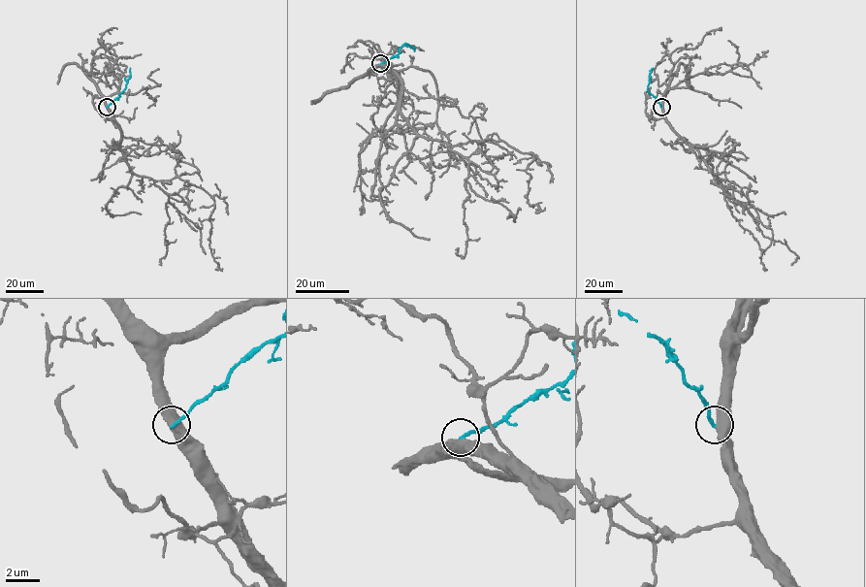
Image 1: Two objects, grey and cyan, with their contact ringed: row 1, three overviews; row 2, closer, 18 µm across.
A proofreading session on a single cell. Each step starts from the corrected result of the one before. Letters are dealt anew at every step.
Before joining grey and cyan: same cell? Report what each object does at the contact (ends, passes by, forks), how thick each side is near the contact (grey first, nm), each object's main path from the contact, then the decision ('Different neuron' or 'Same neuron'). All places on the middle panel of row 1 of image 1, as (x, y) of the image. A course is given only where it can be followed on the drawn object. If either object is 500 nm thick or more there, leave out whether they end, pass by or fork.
Thickness 550 nm (grey) against 200 nm. Course of grey: (380, 63), (400, 81), (400, 114), (419, 134), (449, 146), (504, 141), (531, 153), (527, 201), (545, 207). Course of cyan: (380, 63), (397, 54), (405, 44), (414, 47), (414, 50). Different neuron

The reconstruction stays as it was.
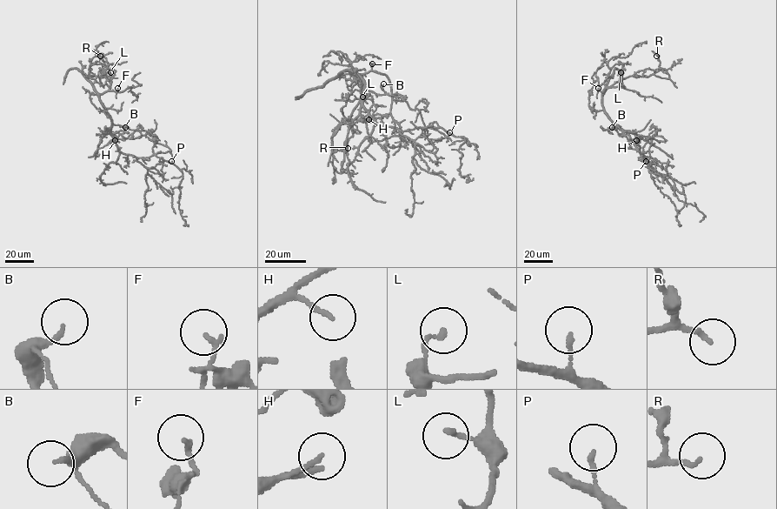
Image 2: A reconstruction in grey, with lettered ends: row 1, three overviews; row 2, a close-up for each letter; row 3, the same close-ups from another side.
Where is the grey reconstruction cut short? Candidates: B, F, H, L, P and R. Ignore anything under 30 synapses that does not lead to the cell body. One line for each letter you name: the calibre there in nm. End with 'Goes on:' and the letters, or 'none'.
Goes on: none

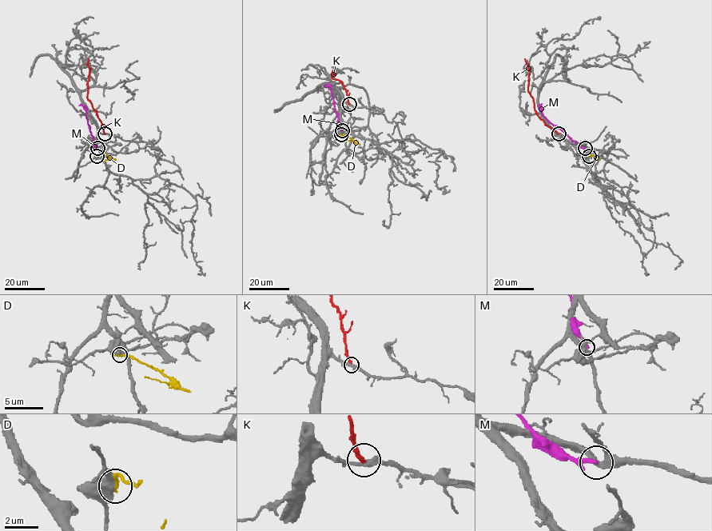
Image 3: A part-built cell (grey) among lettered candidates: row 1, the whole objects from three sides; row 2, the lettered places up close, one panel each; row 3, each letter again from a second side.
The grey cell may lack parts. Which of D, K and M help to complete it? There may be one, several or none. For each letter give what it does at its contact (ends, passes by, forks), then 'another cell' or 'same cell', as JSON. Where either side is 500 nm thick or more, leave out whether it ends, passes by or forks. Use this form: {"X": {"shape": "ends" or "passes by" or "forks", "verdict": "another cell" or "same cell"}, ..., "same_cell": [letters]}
{"D": {"verdict": "another cell"}, "K": {"shape": "ends", "verdict": "another cell"}, "M": {"shape": "ends", "verdict": "another cell"}, "same_cell": []}

